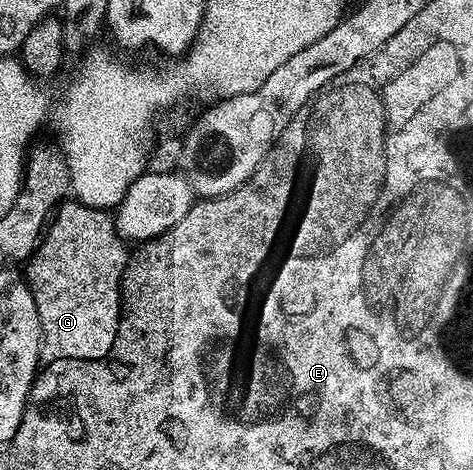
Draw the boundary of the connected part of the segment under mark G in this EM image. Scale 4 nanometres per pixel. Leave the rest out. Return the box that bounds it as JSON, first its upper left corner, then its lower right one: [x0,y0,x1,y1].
[24,200,127,362]

